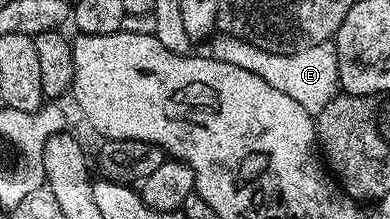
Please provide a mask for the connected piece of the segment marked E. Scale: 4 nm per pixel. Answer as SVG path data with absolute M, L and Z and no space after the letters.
M218 33L212 39L211 56L223 64L235 64L235 68L245 68L255 76L263 76L271 88L279 88L279 92L287 92L295 104L299 104L309 114L316 116L331 99L339 93L339 64L337 63L337 48L332 41L320 42L314 46L306 45L303 50L277 54L273 50L261 50L240 36Z

